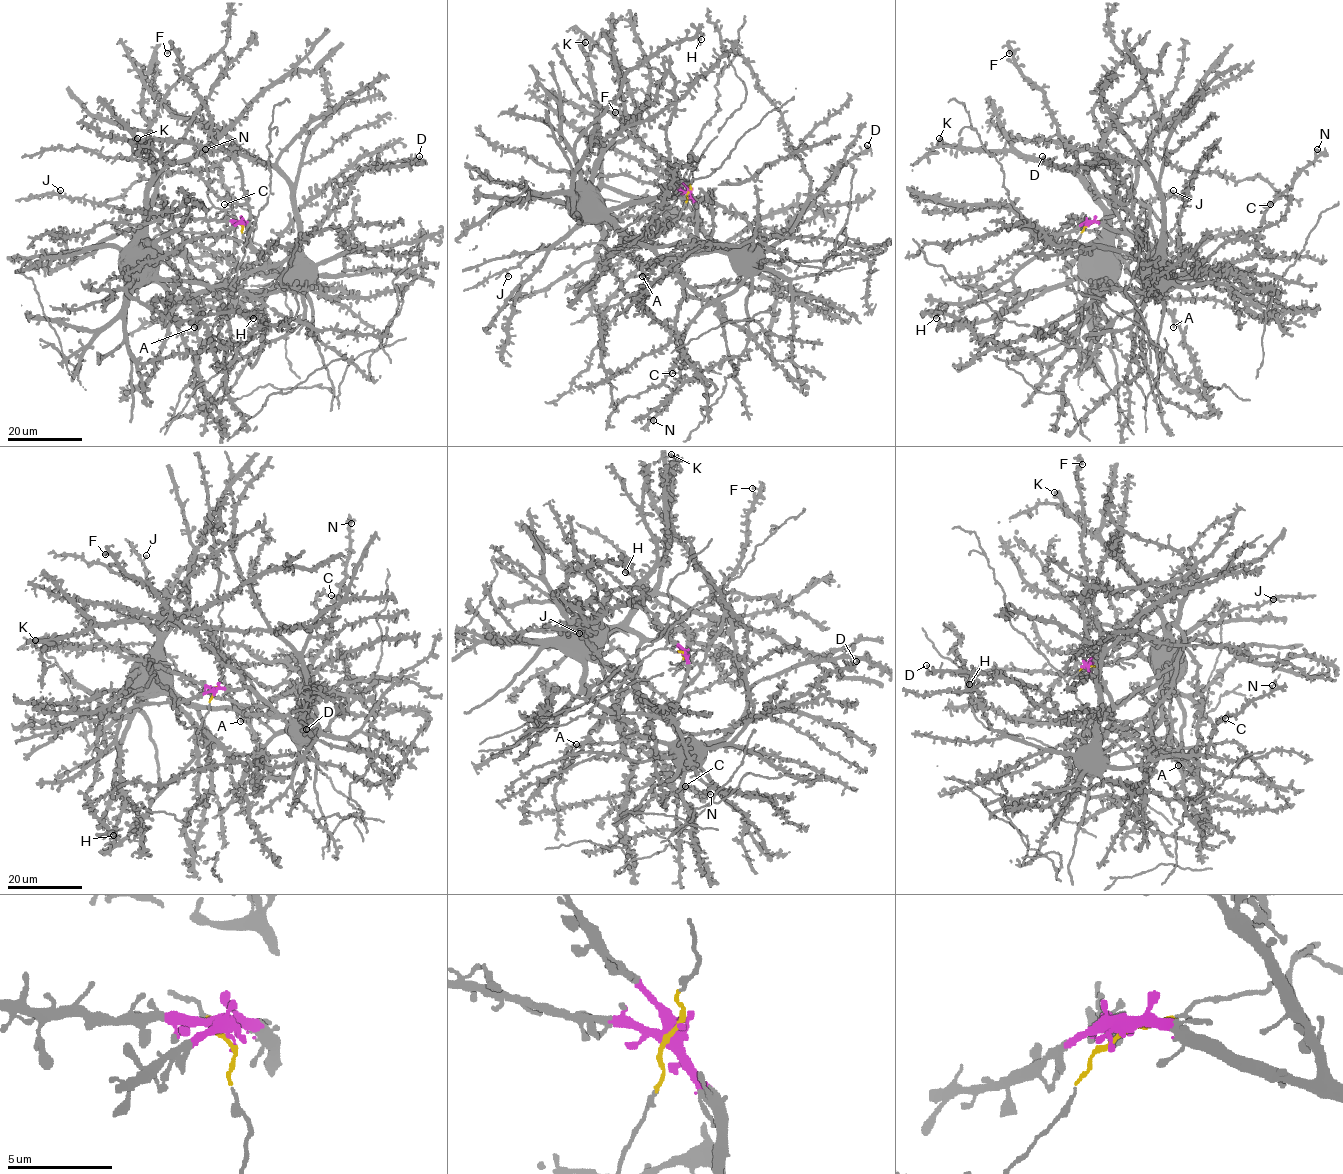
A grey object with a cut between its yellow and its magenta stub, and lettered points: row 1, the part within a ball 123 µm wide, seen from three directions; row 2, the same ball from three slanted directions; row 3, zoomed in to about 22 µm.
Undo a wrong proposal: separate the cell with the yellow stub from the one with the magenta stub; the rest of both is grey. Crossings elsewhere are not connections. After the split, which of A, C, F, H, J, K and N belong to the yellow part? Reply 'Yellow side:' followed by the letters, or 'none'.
Yellow side: A, H, K

